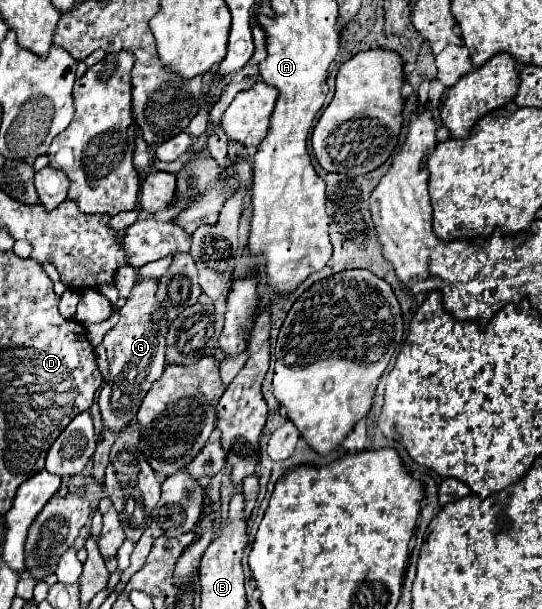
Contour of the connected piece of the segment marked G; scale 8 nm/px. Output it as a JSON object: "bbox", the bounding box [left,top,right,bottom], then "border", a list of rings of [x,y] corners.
{"bbox":[100,278,168,432],"border":[[[140,278],[126,304],[120,308],[118,324],[104,336],[104,348],[110,360],[110,378],[106,380],[102,394],[100,394],[100,410],[104,426],[118,432],[124,428],[138,412],[146,392],[150,390],[152,382],[162,376],[166,366],[164,348],[166,348],[166,334],[168,322],[164,306],[156,300],[158,292],[158,278]]]}

